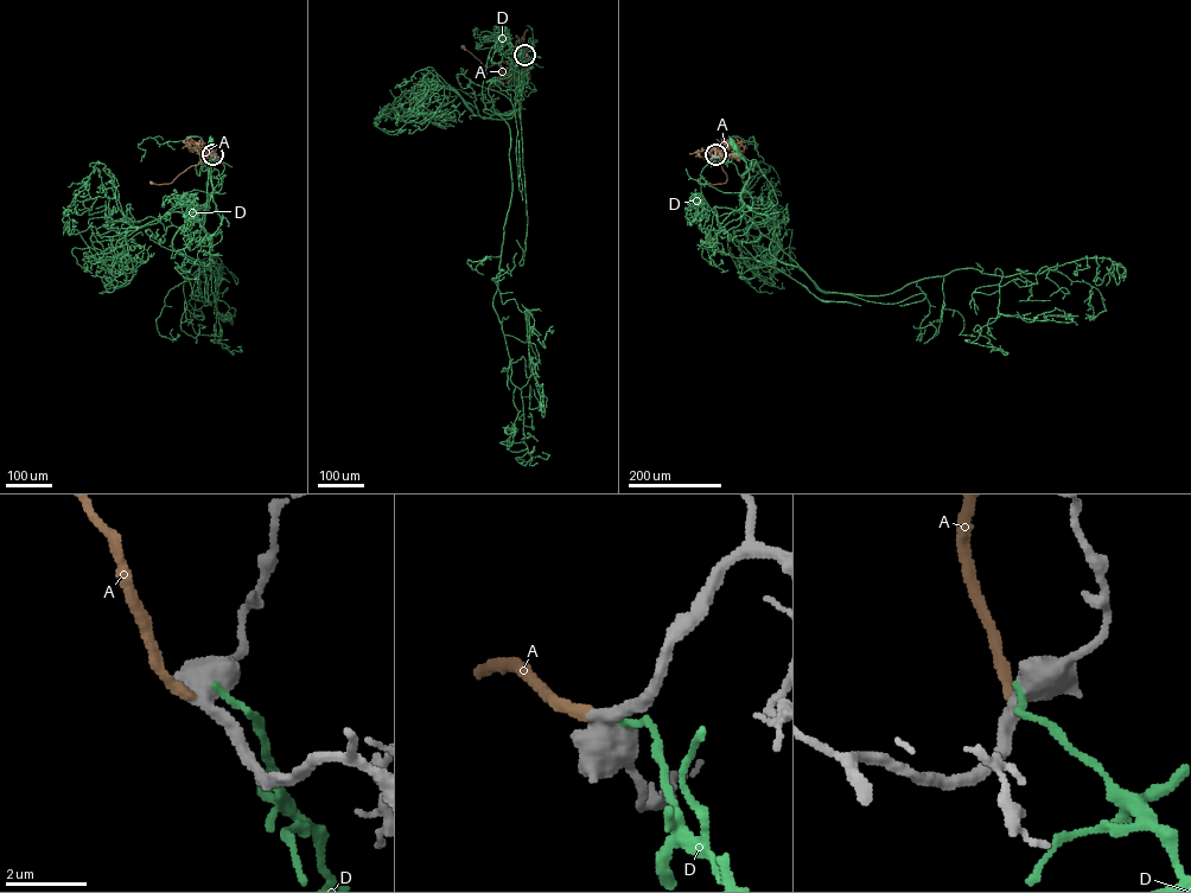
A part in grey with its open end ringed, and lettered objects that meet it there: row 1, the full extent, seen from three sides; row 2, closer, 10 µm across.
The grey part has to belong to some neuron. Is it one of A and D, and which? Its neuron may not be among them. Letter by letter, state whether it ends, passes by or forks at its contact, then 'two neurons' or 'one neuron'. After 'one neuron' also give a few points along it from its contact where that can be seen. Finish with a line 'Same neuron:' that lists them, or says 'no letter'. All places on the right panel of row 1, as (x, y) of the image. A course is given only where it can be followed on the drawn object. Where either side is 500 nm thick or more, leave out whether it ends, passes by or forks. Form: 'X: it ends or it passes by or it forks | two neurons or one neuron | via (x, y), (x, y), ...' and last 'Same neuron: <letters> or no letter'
A: one neuron | via (715, 154), (713, 147), (724, 158), (720, 163), (727, 179), (714, 184), (707, 182)
D: two neurons
Same neuron: A

